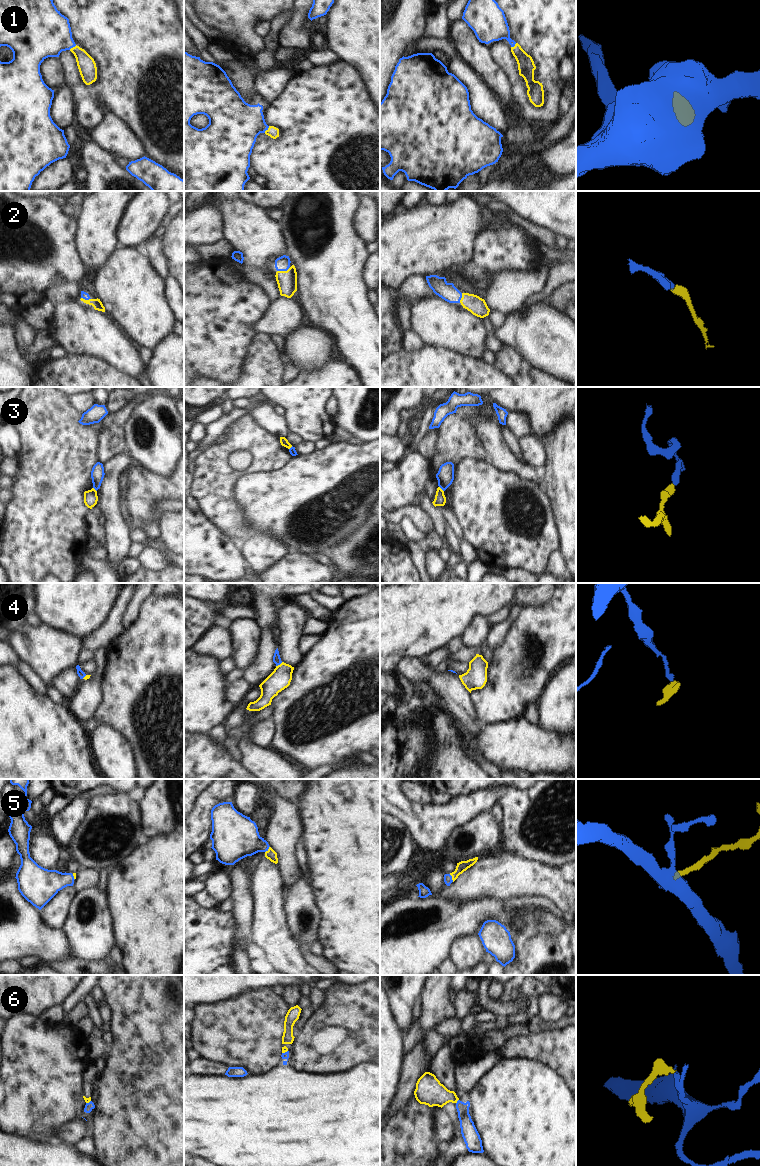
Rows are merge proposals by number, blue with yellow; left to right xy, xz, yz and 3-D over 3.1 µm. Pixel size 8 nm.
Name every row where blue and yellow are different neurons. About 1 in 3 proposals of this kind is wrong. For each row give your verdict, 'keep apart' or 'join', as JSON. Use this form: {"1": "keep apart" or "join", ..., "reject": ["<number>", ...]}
{"1": "join", "2": "join", "3": "keep apart", "4": "join", "5": "join", "6": "keep apart", "reject": ["3", "6"]}

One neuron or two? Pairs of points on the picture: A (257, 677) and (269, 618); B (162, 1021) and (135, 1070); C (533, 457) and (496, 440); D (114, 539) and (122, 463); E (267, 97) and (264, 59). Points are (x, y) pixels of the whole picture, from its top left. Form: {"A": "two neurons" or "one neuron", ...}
{"A": "one neuron", "B": "one neuron", "C": "two neurons", "D": "one neuron", "E": "two neurons"}

